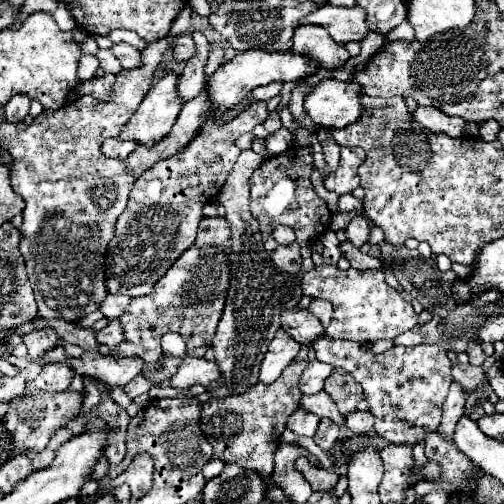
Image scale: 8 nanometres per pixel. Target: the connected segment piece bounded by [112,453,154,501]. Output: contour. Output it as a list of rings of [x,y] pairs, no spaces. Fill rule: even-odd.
[[[140,453],[136,459],[132,459],[128,469],[112,481],[112,485],[122,485],[122,483],[130,485],[132,497],[136,501],[144,493],[148,493],[148,489],[152,487],[152,475],[154,475],[152,457],[148,457],[148,453]]]

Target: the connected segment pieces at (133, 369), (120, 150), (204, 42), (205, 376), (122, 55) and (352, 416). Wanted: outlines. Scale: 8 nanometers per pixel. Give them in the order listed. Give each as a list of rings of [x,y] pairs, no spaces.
[[[84,351],[80,357],[70,357],[70,363],[74,365],[74,371],[78,375],[90,375],[106,385],[126,385],[136,375],[142,373],[144,361],[136,357],[124,357],[116,361],[112,355],[100,355],[98,351]]]
[[[106,139],[104,145],[102,145],[102,153],[106,157],[116,157],[116,159],[126,159],[134,149],[136,149],[138,143],[134,141],[124,141],[124,139]]]
[[[192,33],[192,39],[196,43],[196,53],[186,63],[186,67],[182,69],[180,81],[178,81],[178,95],[184,101],[196,97],[202,91],[202,87],[204,87],[204,65],[206,65],[208,51],[210,51],[210,41],[206,39],[206,35]]]
[[[186,357],[178,369],[178,373],[172,377],[172,387],[176,389],[186,389],[192,385],[204,385],[206,389],[216,389],[224,385],[224,377],[220,375],[218,363],[208,361],[204,357]]]
[[[114,43],[112,53],[114,53],[116,59],[122,63],[124,69],[134,69],[134,67],[142,65],[142,61],[140,61],[140,51],[134,49],[134,47],[128,45],[128,43]]]
[[[354,411],[354,413],[348,413],[346,415],[346,425],[352,433],[356,435],[362,435],[362,433],[368,433],[372,431],[374,427],[374,417],[370,411]]]

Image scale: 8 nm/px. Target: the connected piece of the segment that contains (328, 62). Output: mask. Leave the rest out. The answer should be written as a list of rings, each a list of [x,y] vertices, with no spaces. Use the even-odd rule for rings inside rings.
[[[300,25],[294,31],[294,53],[308,55],[312,59],[318,59],[322,67],[338,67],[344,65],[350,59],[350,53],[344,45],[336,43],[328,31],[322,25]]]

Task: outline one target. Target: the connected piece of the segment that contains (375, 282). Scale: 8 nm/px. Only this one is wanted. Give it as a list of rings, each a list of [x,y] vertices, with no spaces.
[[[334,265],[314,267],[304,273],[300,281],[302,293],[314,299],[326,299],[334,305],[332,321],[326,327],[326,335],[338,339],[350,339],[356,343],[374,343],[378,339],[394,339],[396,335],[412,329],[418,323],[418,315],[412,305],[406,303],[396,289],[386,285],[384,271],[340,271]]]

